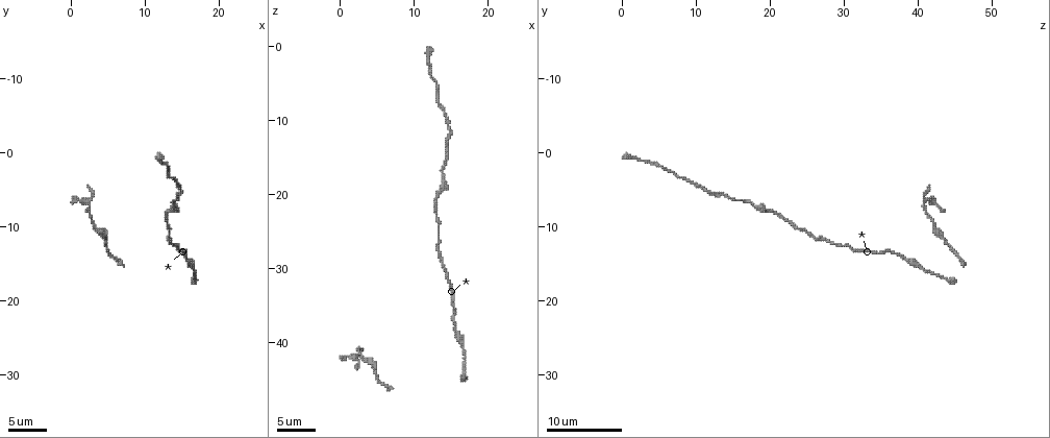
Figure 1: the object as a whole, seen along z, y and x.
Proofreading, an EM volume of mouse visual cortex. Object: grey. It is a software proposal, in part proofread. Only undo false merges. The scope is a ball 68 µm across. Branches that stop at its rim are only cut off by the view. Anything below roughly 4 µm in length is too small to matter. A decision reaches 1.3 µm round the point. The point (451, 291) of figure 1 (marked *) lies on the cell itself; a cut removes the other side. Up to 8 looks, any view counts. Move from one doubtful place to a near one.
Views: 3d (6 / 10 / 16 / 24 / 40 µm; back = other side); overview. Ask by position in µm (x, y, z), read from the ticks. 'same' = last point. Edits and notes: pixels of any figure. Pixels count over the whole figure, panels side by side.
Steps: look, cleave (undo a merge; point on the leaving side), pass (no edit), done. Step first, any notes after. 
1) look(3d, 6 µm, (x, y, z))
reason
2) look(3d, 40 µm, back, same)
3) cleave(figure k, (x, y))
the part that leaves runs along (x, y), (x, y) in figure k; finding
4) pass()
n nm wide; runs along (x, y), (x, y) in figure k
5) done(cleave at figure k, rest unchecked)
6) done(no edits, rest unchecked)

look(3d, 16 µm, (13.0, 11.5, 26.0))
thick turns thin

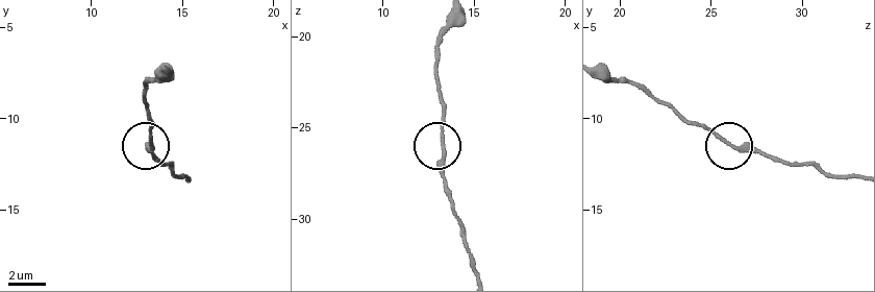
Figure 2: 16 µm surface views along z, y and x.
pass()
runs along (183, 178), (151, 150), (151, 115) in figure 2; all the same cell

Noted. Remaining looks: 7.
look(3d, 10 µm, (14.0, 7.0, 18.0))
thick turns thin

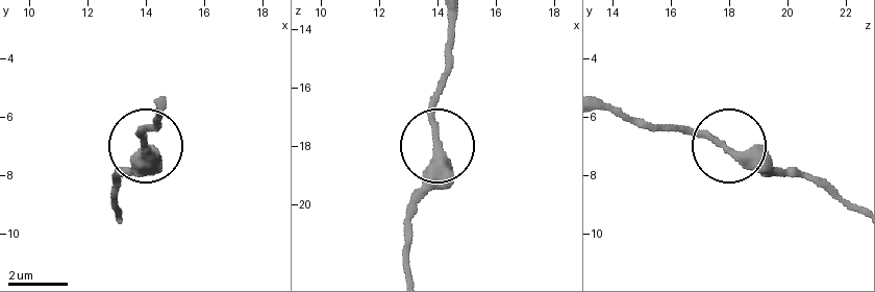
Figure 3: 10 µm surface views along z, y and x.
pass()
260 nm wide; all the same cell

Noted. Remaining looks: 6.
look(3d, 10 µm, (14.5, 5.0, 11.5))

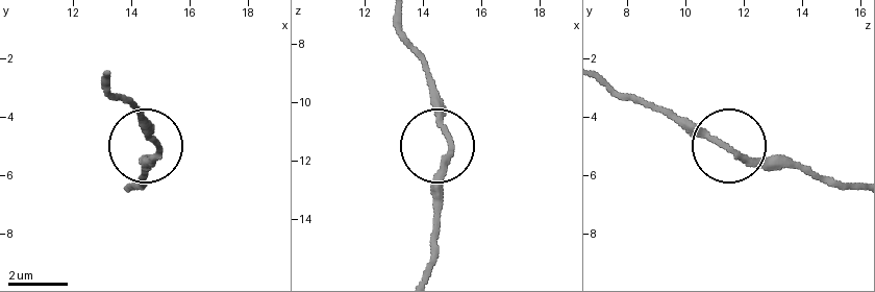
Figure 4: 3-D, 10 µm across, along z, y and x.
pass()
continuous, no second cell

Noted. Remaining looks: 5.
look(3d, 16 µm, (2.5, 7.0, 41.0))
sudden change in width

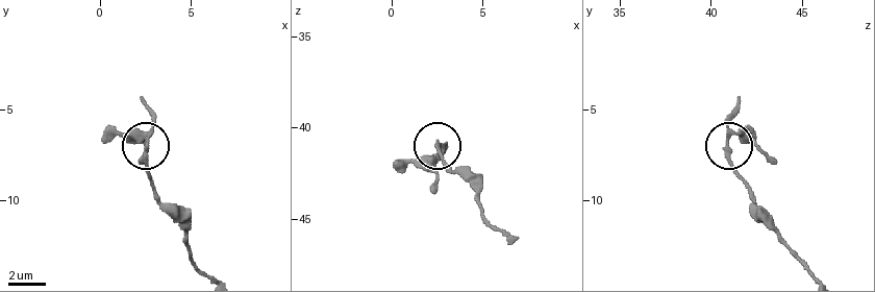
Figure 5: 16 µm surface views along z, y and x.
pass()
one cell here

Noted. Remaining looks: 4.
done(no edits, rest unchecked)

